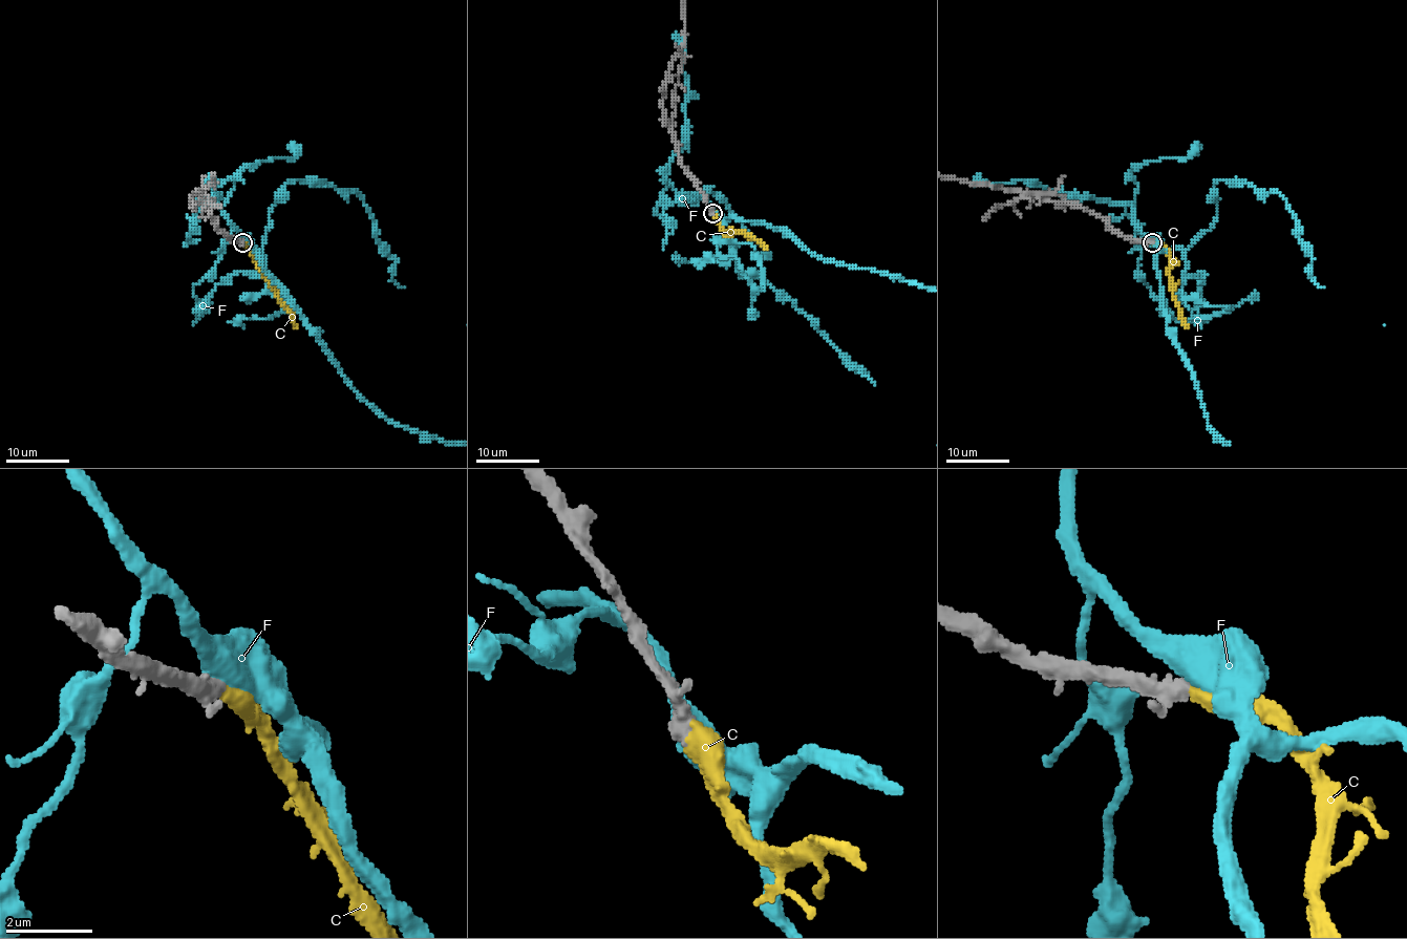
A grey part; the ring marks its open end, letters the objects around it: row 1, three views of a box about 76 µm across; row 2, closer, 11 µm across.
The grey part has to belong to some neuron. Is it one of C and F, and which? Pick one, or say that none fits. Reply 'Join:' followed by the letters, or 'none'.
Join: C

